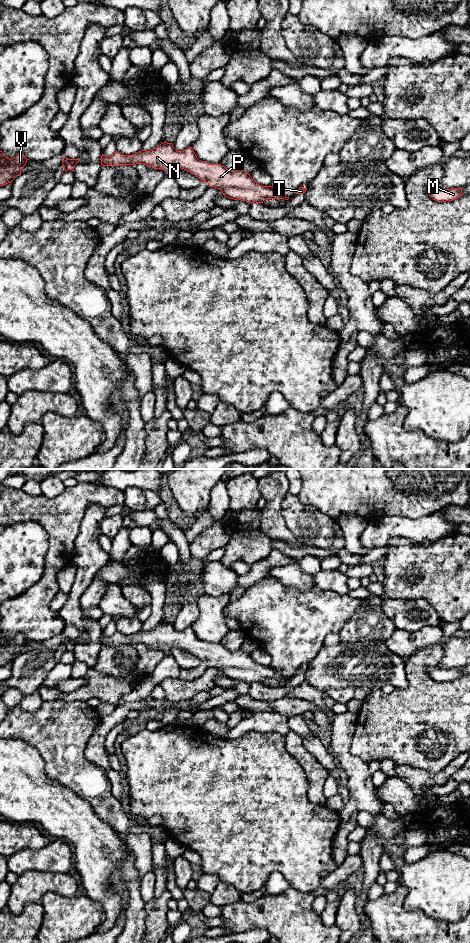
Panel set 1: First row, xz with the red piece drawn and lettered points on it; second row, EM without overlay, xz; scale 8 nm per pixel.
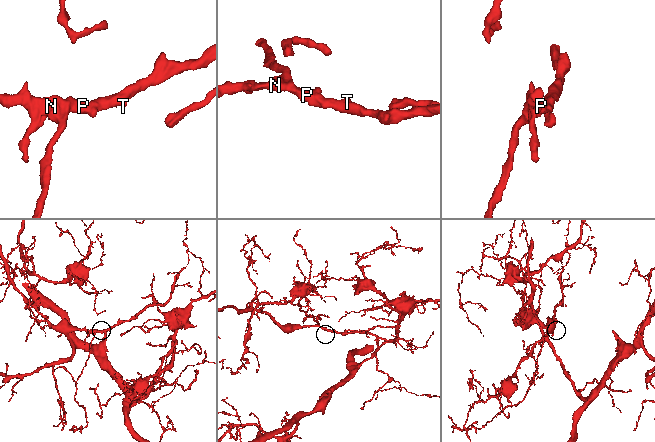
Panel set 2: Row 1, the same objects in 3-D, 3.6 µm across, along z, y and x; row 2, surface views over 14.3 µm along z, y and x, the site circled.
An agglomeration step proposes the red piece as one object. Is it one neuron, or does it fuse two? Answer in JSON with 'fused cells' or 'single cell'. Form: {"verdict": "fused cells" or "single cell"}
{"verdict": "single cell"}

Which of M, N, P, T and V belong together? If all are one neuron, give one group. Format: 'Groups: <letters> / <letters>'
Groups: M N P T V

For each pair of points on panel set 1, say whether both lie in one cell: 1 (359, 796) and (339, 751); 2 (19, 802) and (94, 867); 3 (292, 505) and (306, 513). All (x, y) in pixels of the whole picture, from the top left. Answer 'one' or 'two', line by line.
1: one
2: one
3: one

